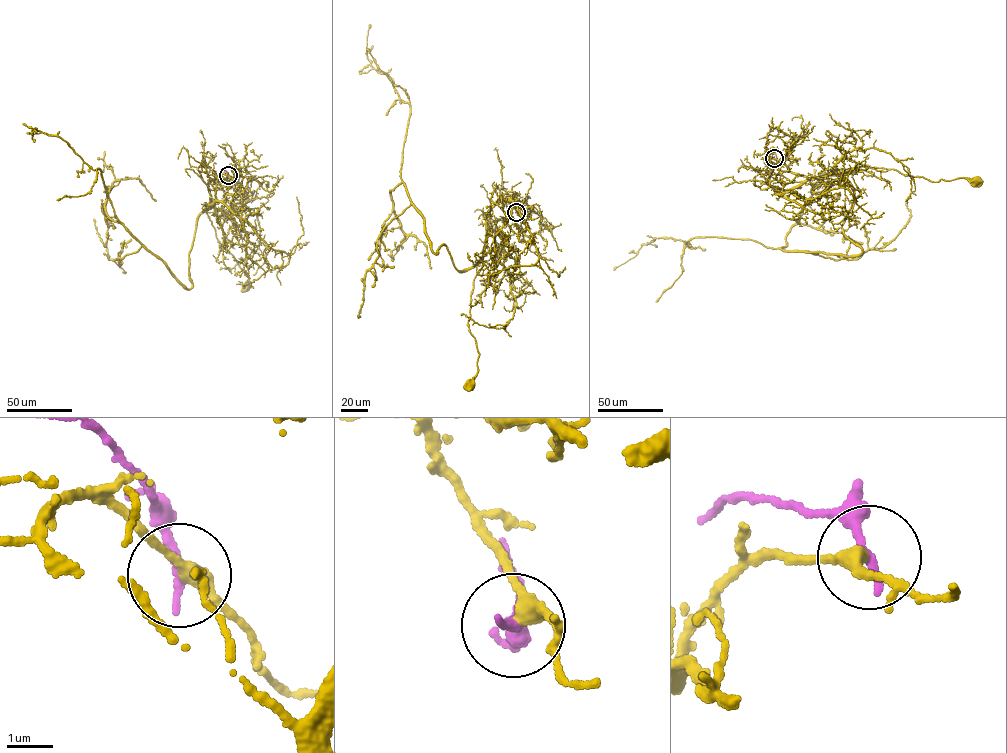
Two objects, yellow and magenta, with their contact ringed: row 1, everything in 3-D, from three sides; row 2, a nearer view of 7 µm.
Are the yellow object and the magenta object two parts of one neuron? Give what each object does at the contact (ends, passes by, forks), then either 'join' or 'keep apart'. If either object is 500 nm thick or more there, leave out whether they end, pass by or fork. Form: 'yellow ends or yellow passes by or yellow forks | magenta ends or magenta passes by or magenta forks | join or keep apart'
yellow passes by | magenta ends | keep apart

